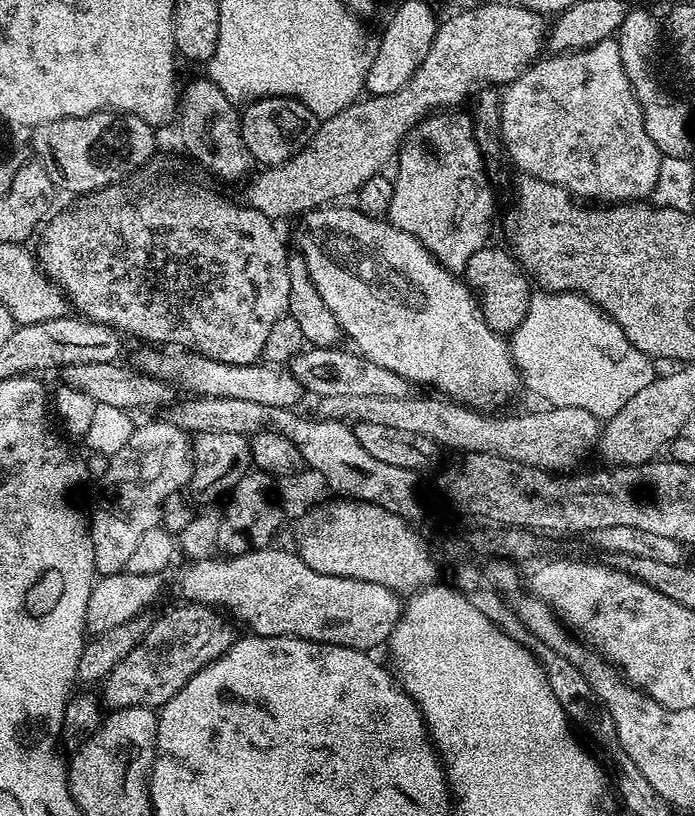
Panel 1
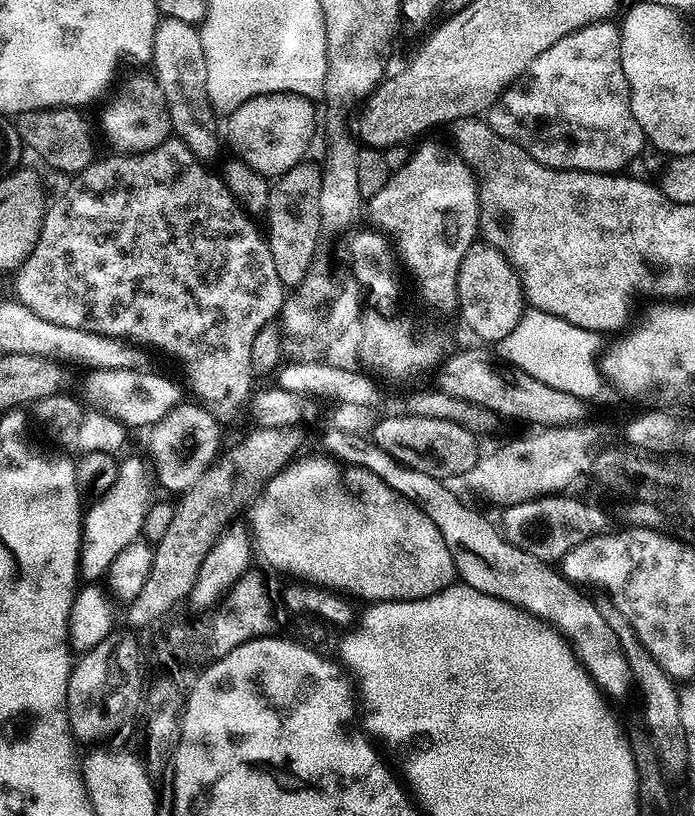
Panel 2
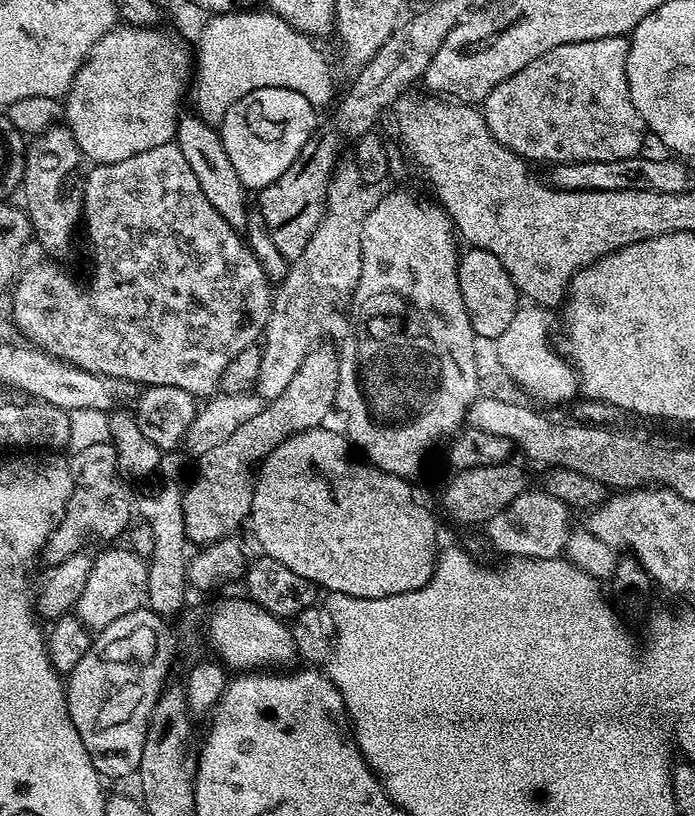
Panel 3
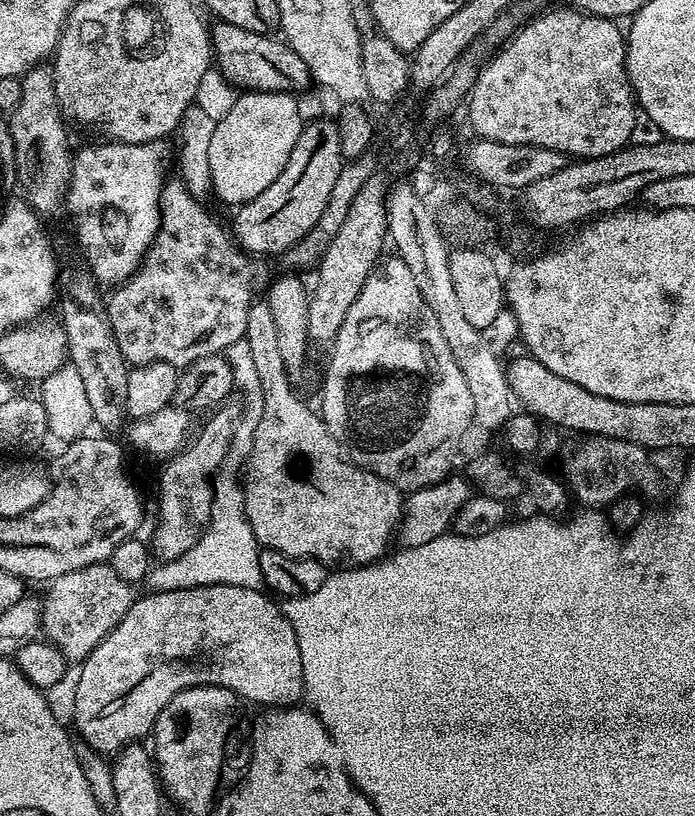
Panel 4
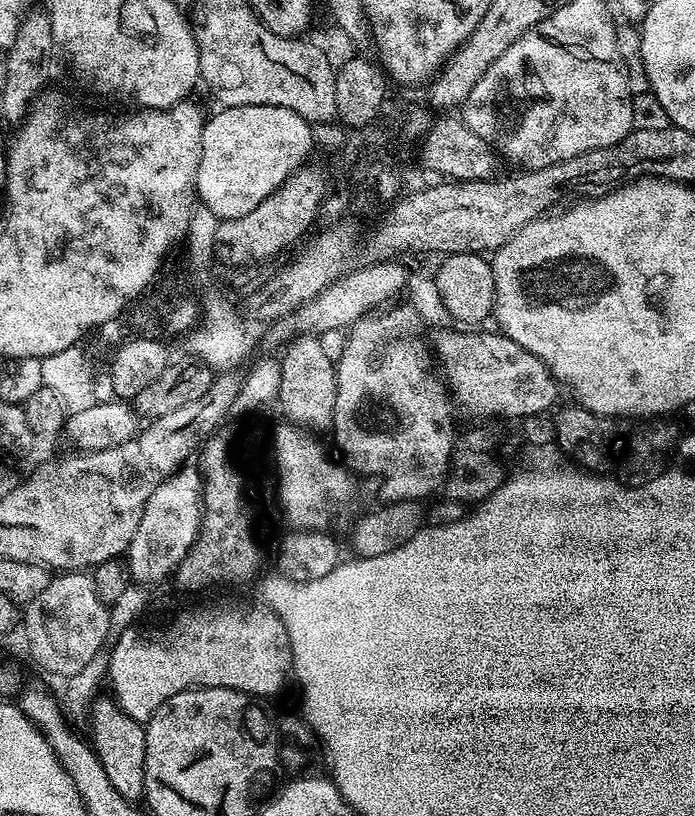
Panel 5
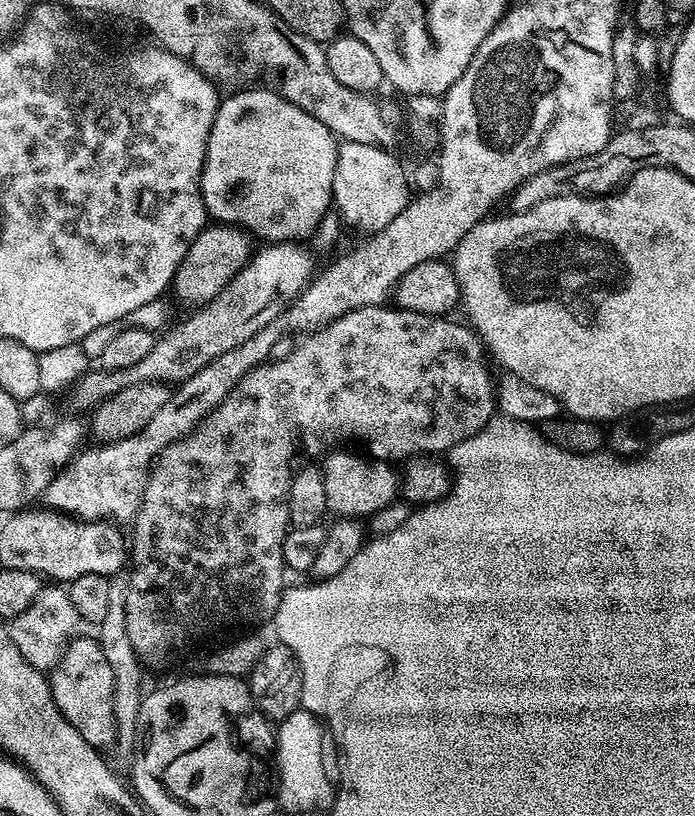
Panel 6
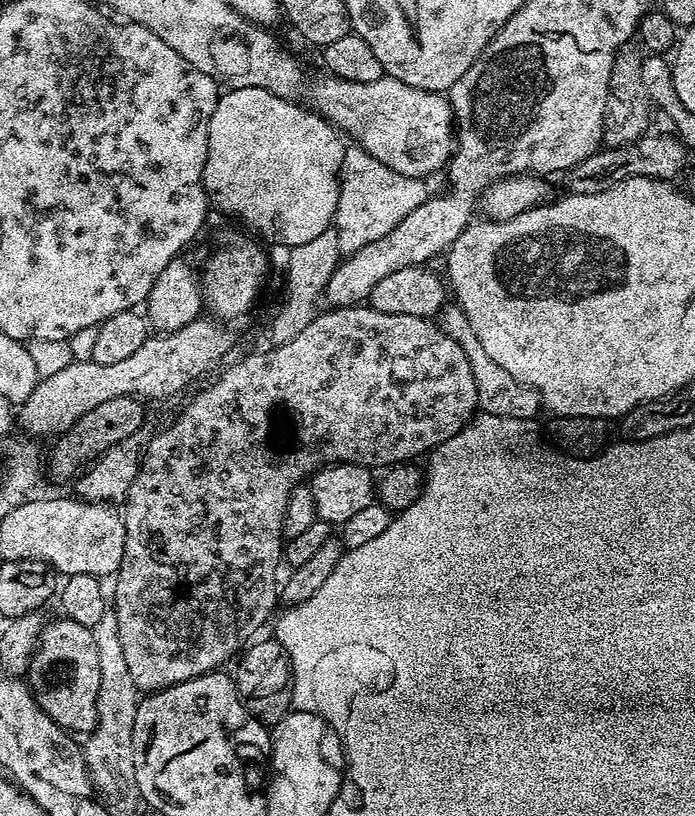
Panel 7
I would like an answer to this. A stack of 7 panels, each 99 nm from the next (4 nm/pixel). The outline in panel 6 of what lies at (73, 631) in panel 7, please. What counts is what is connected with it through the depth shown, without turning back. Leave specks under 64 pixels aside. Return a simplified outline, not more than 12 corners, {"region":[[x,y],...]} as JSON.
{"region":[[77,635],[50,672],[58,710],[90,742],[113,743],[114,670]]}

